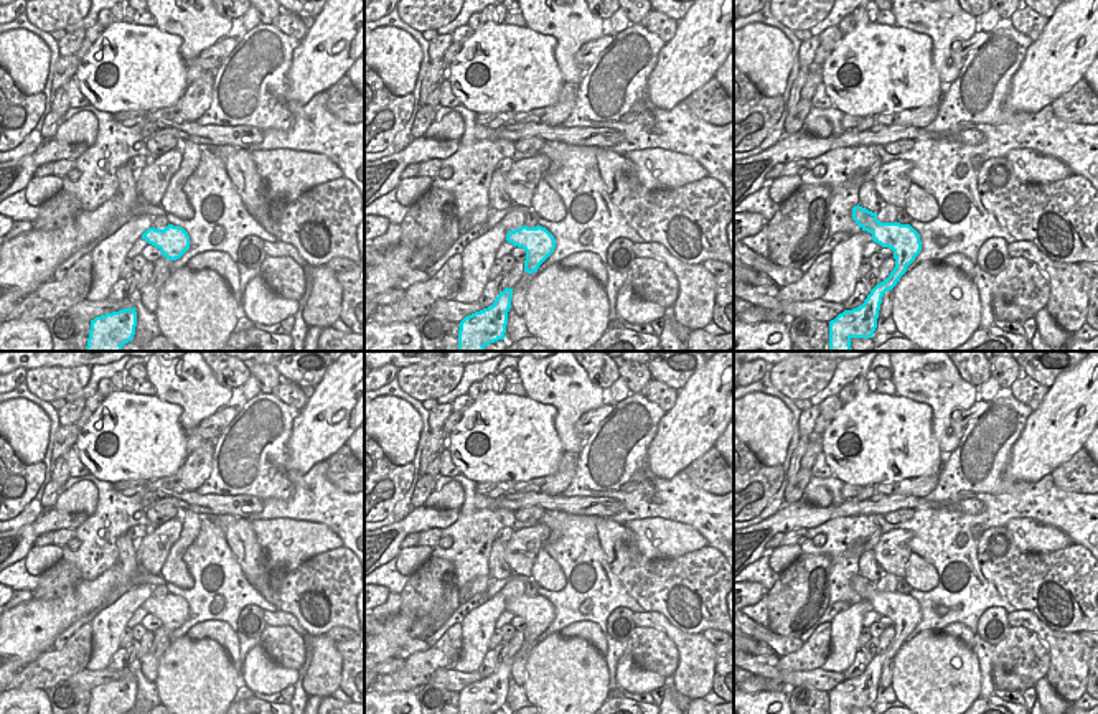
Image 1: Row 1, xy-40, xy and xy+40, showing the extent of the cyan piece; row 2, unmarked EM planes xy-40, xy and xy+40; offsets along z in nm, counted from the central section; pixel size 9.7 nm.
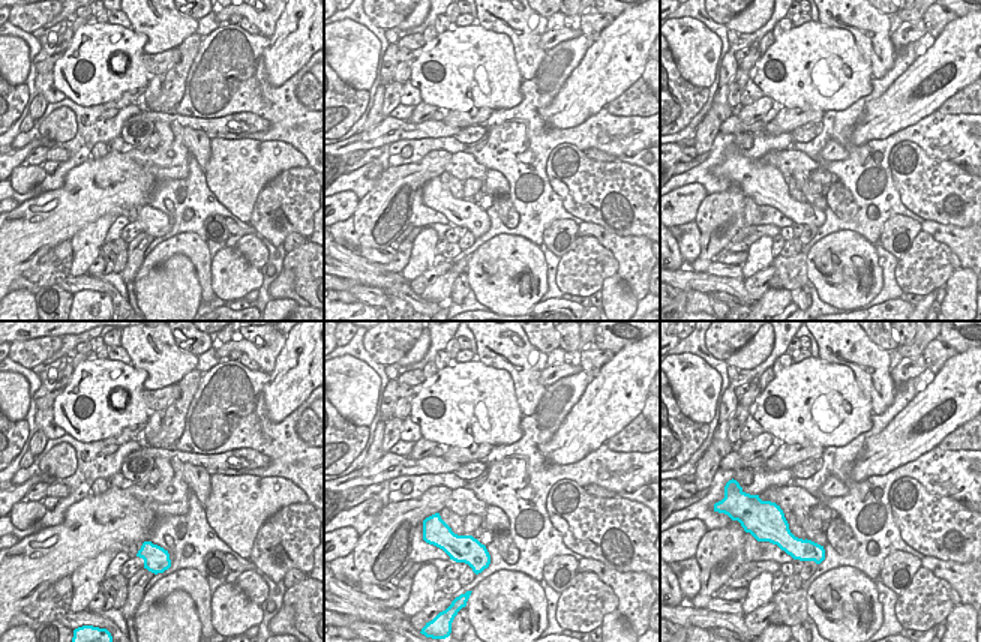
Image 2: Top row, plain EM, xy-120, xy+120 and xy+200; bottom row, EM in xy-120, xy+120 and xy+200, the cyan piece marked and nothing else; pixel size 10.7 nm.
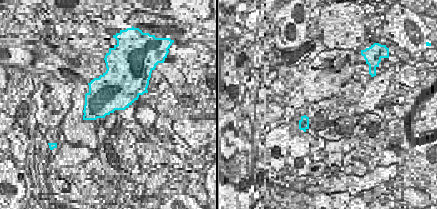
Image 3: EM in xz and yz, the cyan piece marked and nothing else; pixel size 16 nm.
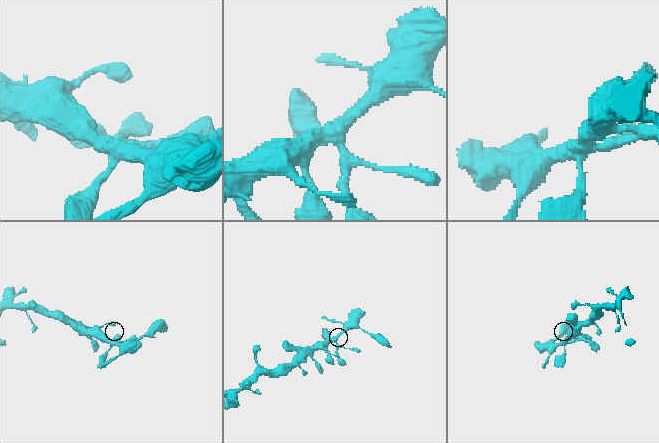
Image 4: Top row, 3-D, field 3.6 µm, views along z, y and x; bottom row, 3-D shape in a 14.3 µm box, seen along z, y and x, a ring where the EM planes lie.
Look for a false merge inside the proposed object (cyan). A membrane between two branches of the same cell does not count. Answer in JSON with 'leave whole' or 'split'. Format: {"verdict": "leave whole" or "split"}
{"verdict": "leave whole"}

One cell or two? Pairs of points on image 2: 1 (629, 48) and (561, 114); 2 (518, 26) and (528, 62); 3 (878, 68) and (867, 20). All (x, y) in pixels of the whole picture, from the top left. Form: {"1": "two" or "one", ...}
{"1": "one", "2": "one", "3": "one"}

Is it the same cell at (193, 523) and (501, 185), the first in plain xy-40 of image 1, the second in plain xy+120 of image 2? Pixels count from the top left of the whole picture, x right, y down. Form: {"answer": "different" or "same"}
{"answer": "same"}

